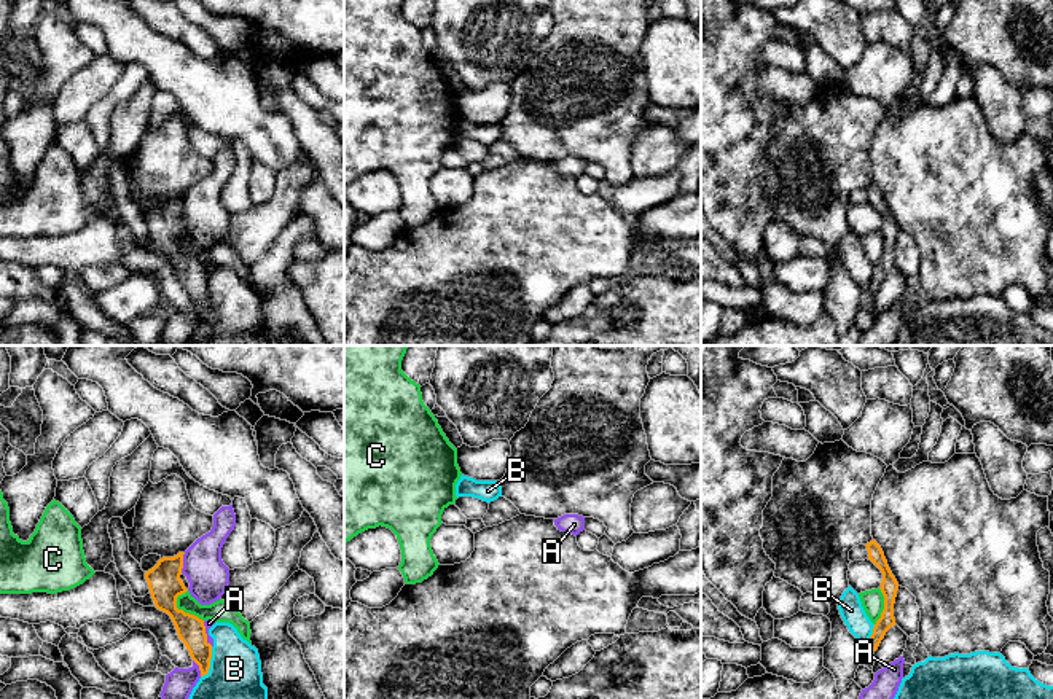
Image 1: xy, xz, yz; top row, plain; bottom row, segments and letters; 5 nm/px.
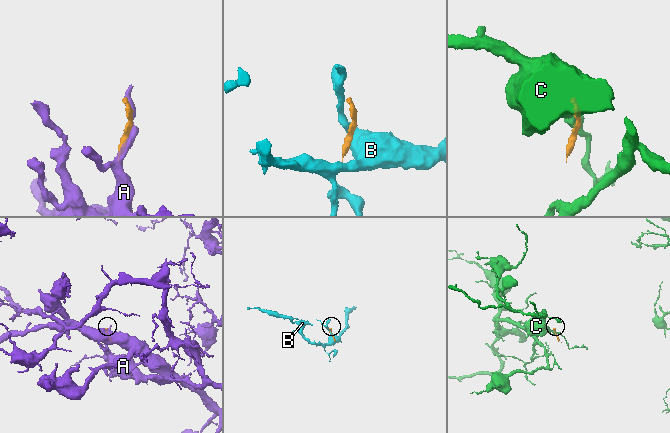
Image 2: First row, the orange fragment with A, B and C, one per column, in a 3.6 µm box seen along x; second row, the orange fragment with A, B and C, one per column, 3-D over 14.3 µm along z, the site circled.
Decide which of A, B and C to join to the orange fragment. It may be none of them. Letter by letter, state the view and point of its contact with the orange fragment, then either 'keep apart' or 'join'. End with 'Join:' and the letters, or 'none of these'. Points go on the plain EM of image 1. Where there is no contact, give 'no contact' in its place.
A: xy (182, 206) | keep apart
B: xy (209, 306) | keep apart
C: xy (182, 253) | keep apart
Join: none of these

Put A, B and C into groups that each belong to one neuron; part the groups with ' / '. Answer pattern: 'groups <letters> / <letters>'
groups A / B / C

